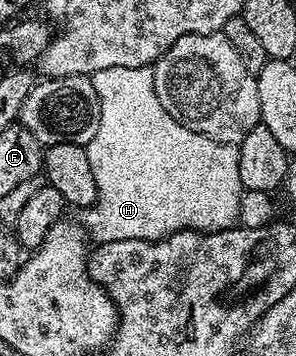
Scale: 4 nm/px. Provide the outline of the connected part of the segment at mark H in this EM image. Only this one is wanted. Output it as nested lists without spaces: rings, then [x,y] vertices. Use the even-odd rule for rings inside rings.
[[[114,67],[113,69],[101,69],[91,79],[93,89],[97,89],[97,97],[101,105],[101,121],[97,125],[97,137],[87,143],[87,156],[89,157],[89,169],[93,169],[93,181],[97,185],[97,199],[90,207],[82,212],[81,226],[88,236],[96,244],[109,241],[125,241],[126,239],[163,239],[178,231],[226,231],[228,227],[234,227],[240,222],[239,210],[241,209],[244,194],[239,176],[239,148],[234,143],[218,143],[201,133],[191,131],[178,123],[157,101],[157,93],[153,86],[153,70],[151,67]]]

